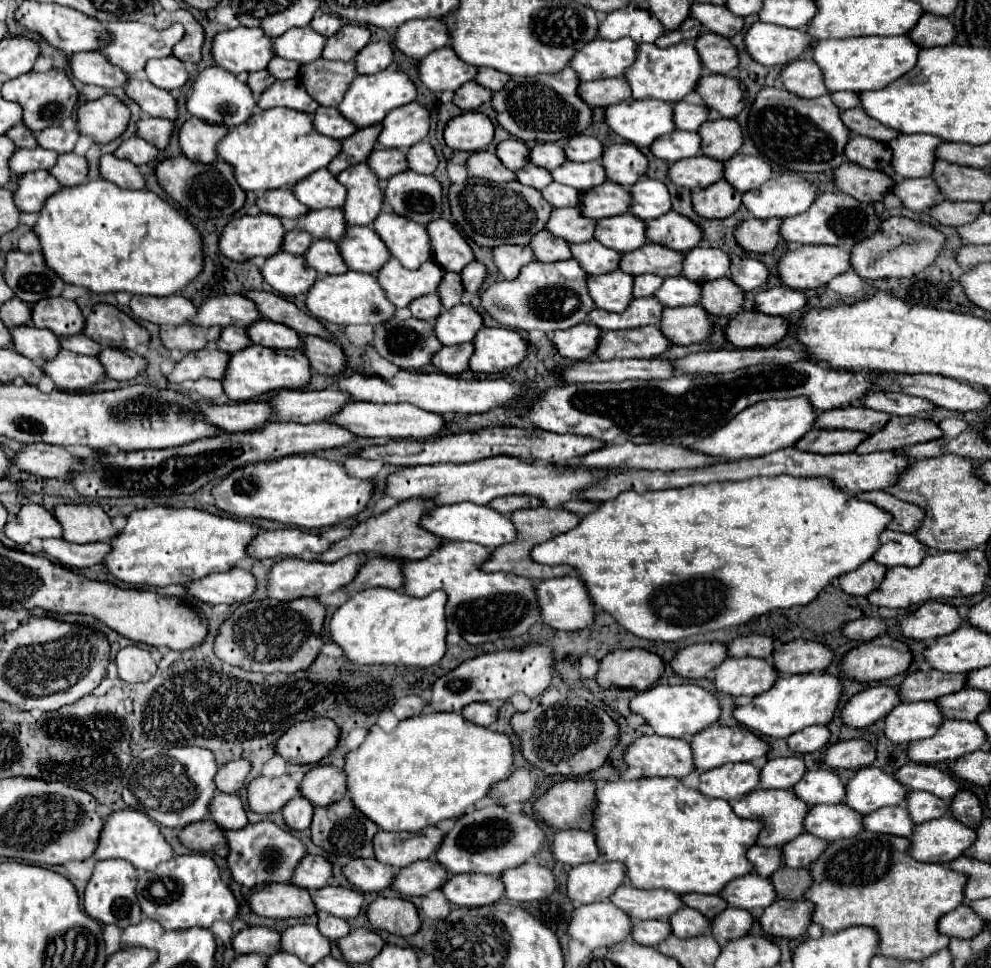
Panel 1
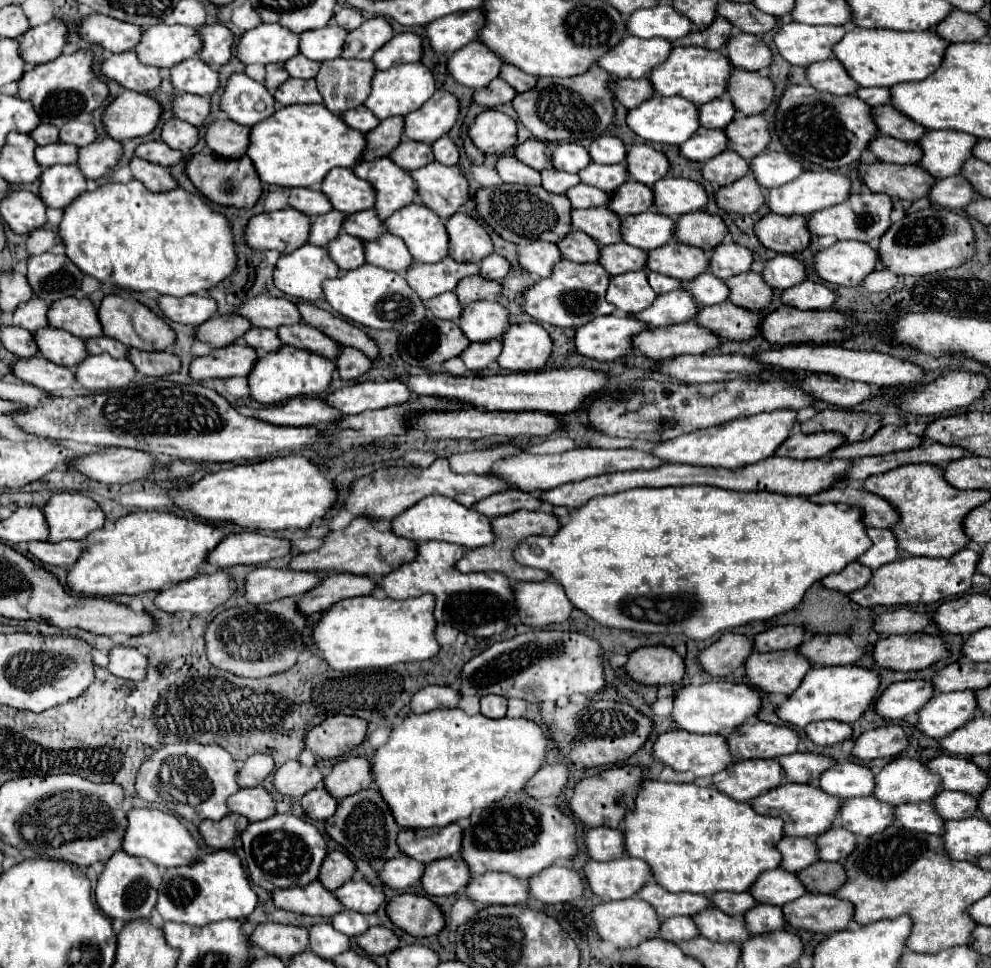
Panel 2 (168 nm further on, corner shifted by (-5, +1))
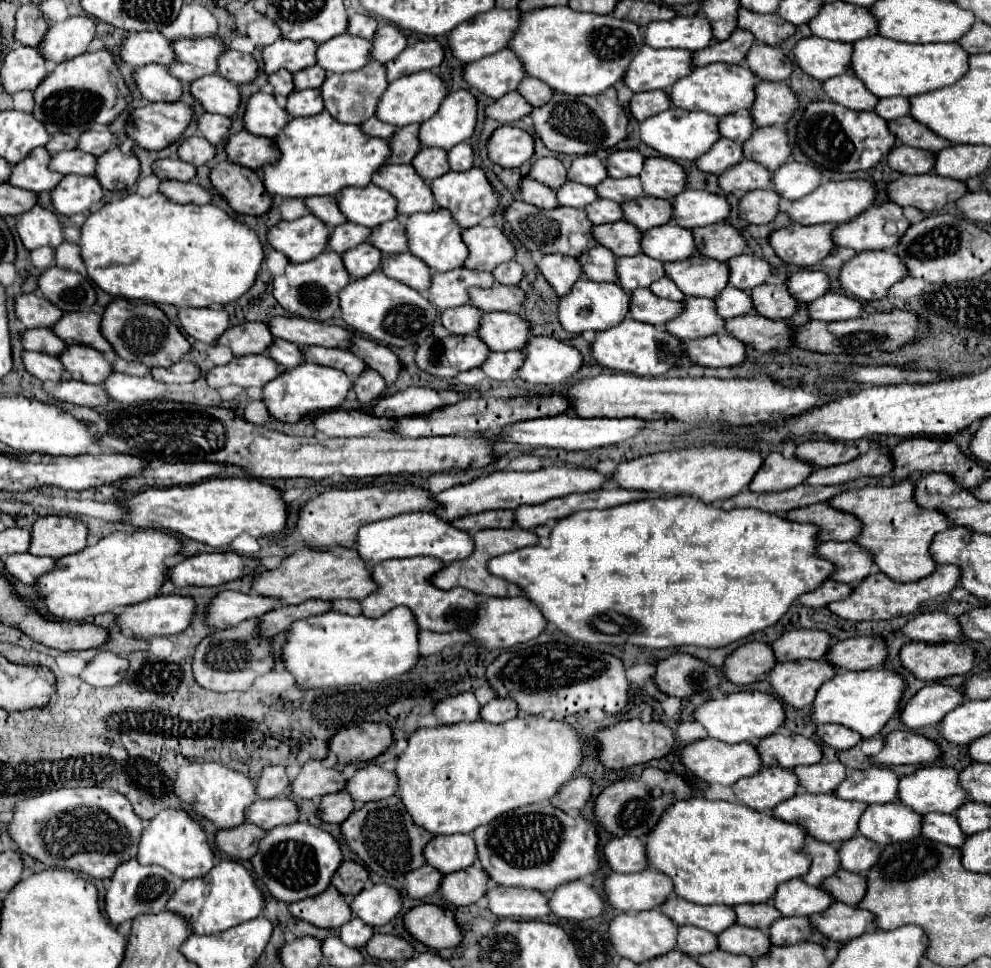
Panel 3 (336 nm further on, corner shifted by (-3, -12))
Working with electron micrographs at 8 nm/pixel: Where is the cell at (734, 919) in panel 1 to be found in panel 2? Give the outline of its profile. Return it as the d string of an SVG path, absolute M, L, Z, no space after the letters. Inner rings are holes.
M756 905L744 915L744 923L746 923L750 935L776 931L776 929L780 929L784 925L782 909L772 907L772 905Z

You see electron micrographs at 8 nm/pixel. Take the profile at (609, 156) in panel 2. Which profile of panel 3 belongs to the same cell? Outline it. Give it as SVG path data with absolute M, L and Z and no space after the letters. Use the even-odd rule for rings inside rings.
M618 150L608 156L606 168L608 176L612 178L628 178L628 176L640 176L644 164L644 156L638 150Z

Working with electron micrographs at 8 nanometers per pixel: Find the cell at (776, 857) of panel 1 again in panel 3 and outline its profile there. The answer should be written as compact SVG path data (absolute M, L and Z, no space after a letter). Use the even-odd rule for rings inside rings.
M810 838L810 842L806 844L806 854L810 854L812 866L810 866L810 872L802 876L802 880L806 880L812 886L820 886L824 878L836 874L836 870L840 868L840 856L838 856L836 844Z

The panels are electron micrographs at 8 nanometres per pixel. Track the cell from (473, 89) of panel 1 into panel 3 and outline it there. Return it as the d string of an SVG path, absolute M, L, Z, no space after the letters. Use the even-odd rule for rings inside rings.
M510 92L498 100L494 100L488 108L486 108L486 116L500 122L500 124L510 124L520 120L522 116L530 114L534 108L522 100L522 96L518 92Z

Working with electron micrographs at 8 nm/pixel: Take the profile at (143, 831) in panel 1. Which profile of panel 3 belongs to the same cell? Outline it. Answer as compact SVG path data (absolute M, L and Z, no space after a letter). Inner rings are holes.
M176 808L162 810L156 818L150 820L140 838L140 850L138 850L140 864L160 864L168 872L184 880L206 876L214 868L214 858L216 854L208 844L204 826L196 818L192 818L186 810L176 810Z

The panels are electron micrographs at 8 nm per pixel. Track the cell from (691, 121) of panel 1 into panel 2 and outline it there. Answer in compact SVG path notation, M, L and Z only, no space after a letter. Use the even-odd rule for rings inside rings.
M716 97L698 107L700 127L706 129L724 129L736 115L736 109L728 97Z

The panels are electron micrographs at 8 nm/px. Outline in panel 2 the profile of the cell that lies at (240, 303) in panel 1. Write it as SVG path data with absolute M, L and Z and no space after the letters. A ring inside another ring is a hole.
M266 295L244 301L234 313L248 319L252 327L264 327L264 329L278 329L280 325L294 325L302 321L292 301Z

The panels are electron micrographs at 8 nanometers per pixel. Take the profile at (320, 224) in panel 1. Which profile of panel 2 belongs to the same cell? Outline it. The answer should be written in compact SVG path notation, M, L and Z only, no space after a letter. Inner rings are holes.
M366 209L366 211L348 215L342 231L346 231L352 237L358 237L362 241L370 241L370 239L376 239L378 235L382 235L386 231L386 227L372 209Z

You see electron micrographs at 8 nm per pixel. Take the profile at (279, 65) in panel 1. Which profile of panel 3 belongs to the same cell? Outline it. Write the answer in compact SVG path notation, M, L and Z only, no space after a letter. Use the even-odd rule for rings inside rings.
M310 66L310 68L304 68L302 72L294 74L294 84L298 90L320 88L324 78L326 78L326 70L322 66Z

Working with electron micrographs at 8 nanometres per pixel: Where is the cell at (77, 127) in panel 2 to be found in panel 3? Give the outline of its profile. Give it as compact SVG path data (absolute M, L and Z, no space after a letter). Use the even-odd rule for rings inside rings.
M88 130L78 140L78 150L84 150L94 156L102 156L104 152L118 146L118 138L110 130Z

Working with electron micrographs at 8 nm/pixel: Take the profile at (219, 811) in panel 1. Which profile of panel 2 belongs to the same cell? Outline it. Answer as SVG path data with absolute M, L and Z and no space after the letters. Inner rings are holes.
M262 787L240 789L228 801L228 811L244 815L250 823L264 821L274 813L274 801L270 793Z

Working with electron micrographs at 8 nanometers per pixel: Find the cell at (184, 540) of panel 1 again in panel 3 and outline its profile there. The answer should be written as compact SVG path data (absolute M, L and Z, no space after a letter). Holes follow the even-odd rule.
M158 530L114 532L82 552L56 560L52 572L46 572L36 582L36 594L44 602L50 616L58 620L80 622L88 616L118 612L130 604L138 604L156 596L166 580L166 560L176 556L180 540Z

